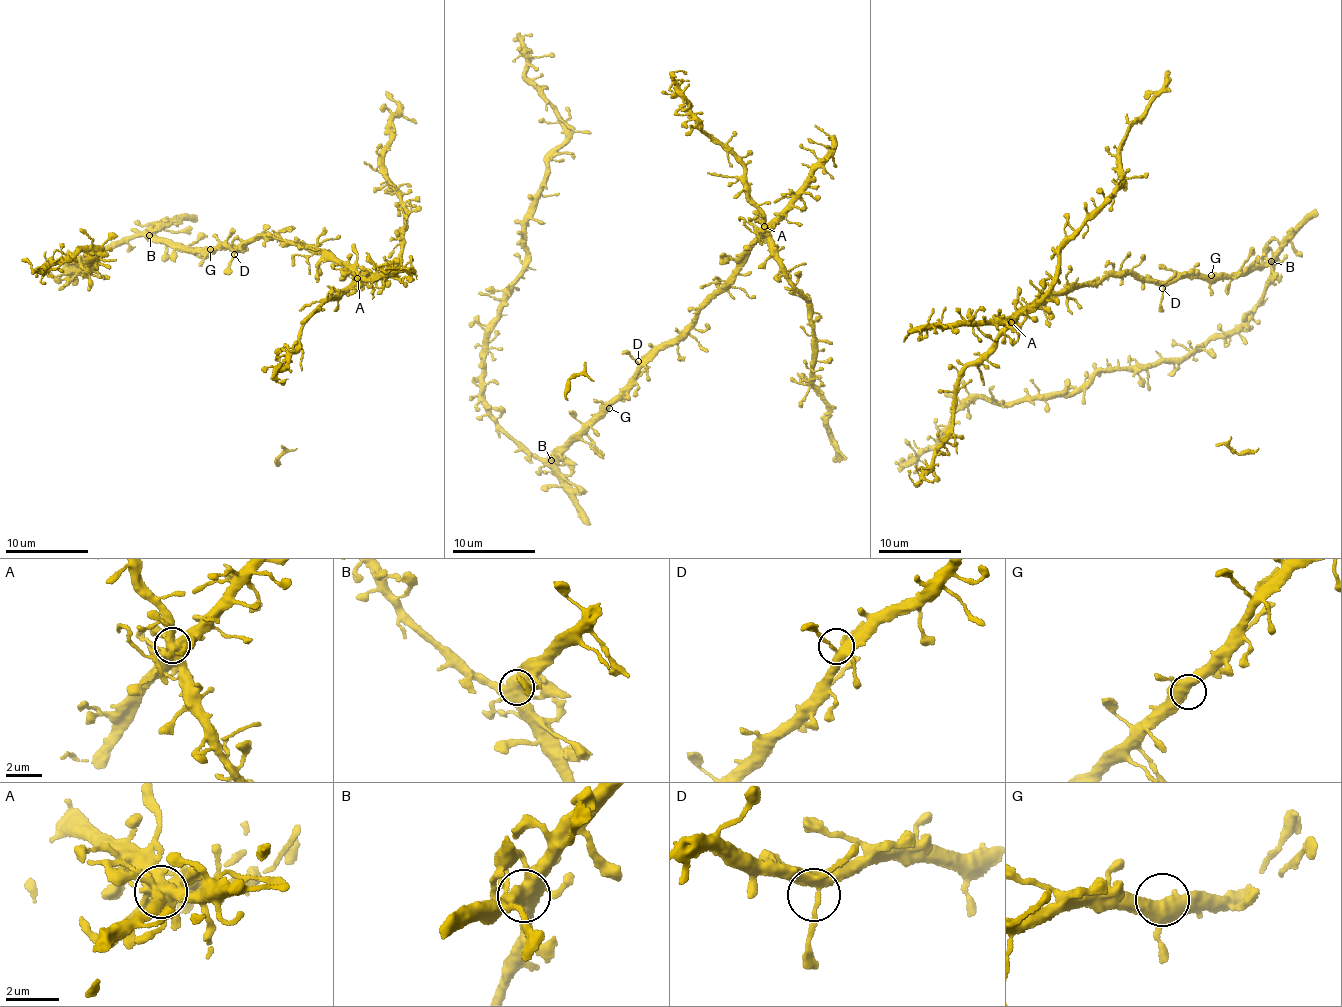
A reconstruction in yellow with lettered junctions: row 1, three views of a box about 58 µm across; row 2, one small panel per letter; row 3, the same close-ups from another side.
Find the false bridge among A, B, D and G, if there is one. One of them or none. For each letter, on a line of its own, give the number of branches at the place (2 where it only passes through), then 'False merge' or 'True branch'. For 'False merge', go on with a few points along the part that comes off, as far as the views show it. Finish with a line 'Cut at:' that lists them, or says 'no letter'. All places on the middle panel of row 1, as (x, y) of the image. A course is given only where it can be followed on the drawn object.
A: Branches: 8. True branch
B: Branches: 6. True branch
D: Branches: 5. True branch
G: Branches: 3. True branch
Cut at: no letter

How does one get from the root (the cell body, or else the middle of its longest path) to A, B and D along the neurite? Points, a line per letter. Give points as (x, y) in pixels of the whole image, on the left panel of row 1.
A: (203, 253), (229, 245), (236, 250), (255, 239), (272, 235), (286, 243), (312, 245), (325, 250), (357, 278)
B: (203, 253), (169, 247), (149, 235)
D: (203, 253), (214, 252), (224, 245), (234, 254)

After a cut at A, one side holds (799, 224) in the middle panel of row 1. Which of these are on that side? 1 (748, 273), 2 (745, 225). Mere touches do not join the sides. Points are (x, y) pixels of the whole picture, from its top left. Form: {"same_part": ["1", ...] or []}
{"same_part": ["1", "2"]}

